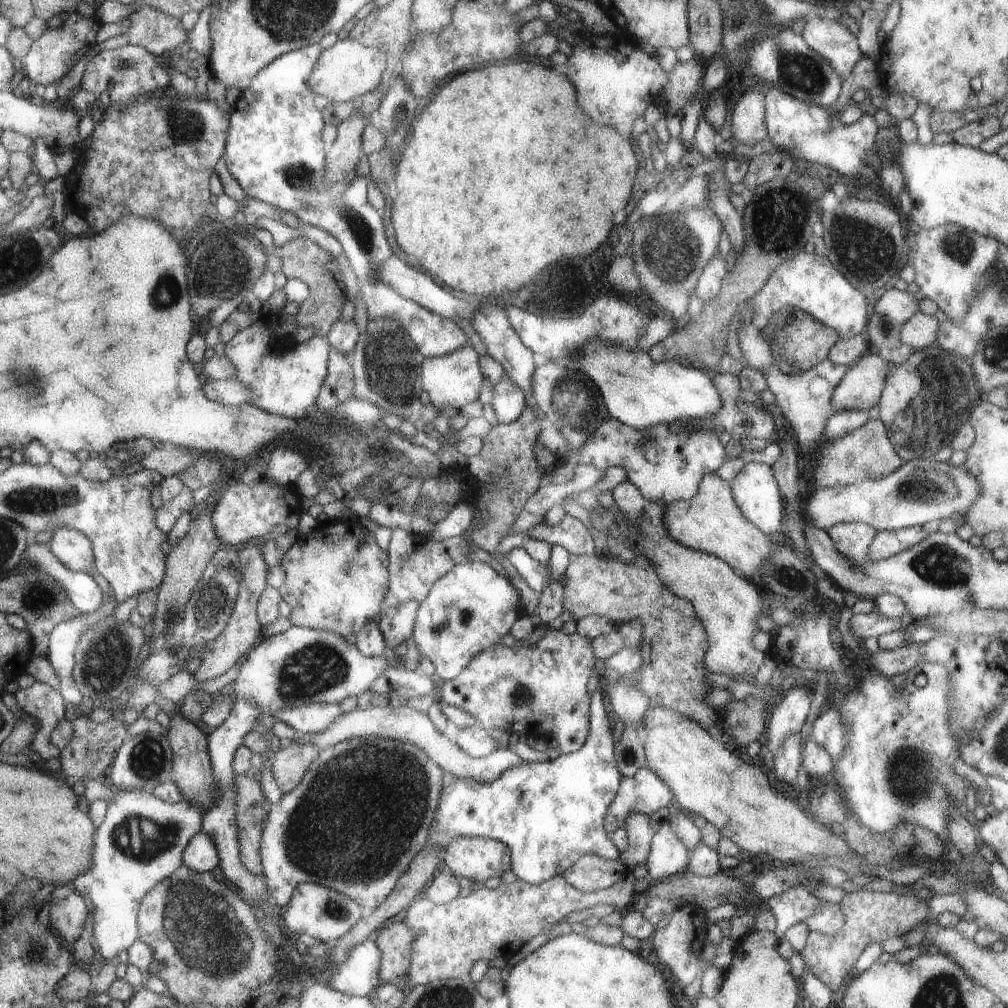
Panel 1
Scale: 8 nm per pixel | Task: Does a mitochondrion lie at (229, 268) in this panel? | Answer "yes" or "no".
yes

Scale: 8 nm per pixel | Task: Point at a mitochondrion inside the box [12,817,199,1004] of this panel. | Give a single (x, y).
(34, 955)

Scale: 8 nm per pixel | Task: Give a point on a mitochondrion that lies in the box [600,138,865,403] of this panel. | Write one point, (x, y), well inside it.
(779, 217)

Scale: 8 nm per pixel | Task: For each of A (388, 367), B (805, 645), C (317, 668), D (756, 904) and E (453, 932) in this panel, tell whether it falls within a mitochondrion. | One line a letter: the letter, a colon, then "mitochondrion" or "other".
A: mitochondrion
B: other
C: mitochondrion
D: other
E: mitochondrion

